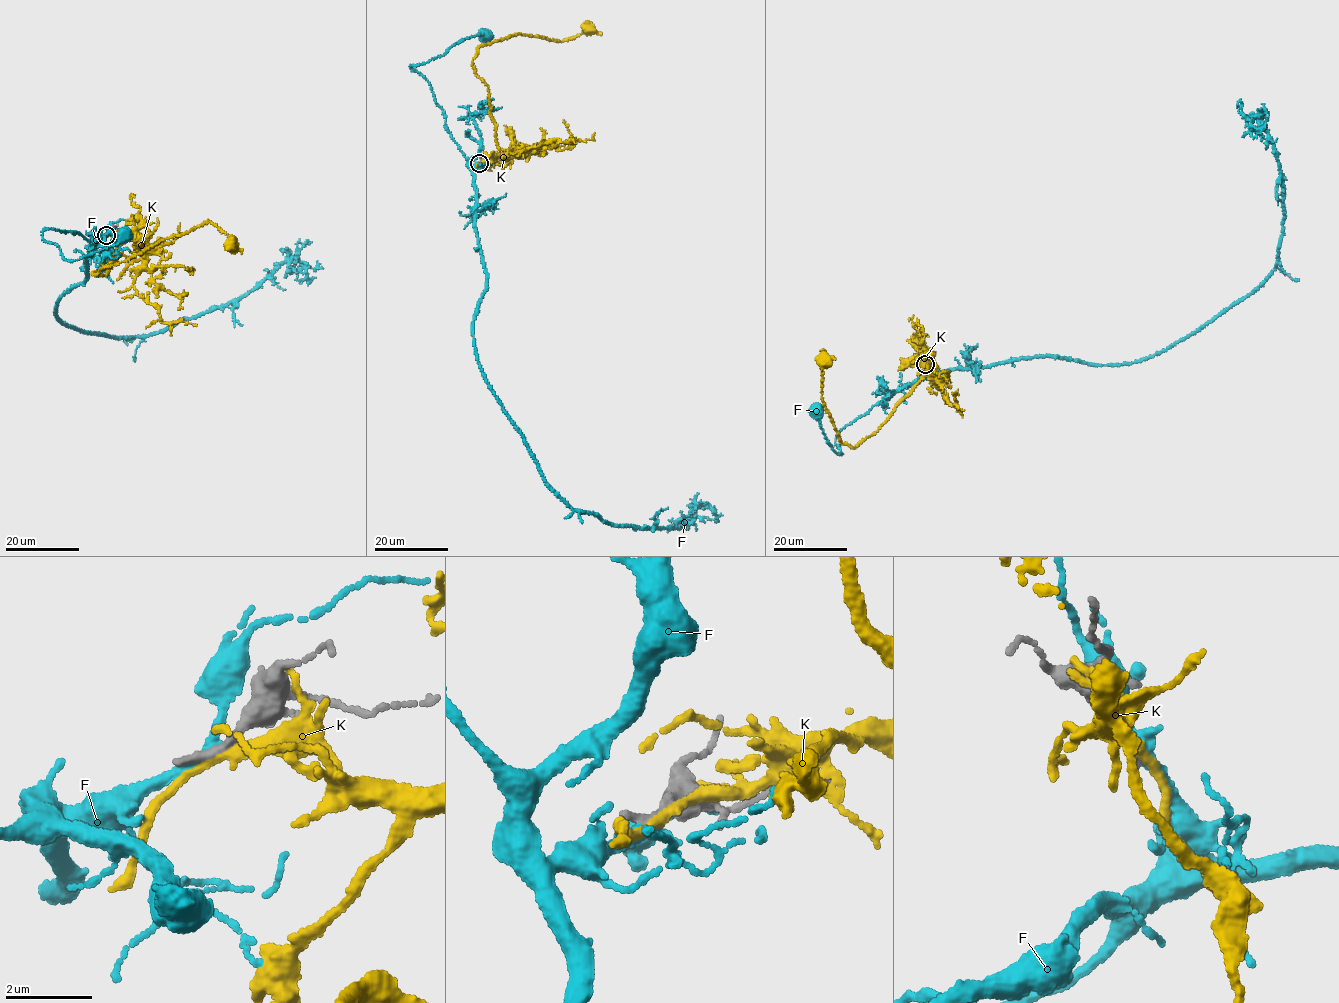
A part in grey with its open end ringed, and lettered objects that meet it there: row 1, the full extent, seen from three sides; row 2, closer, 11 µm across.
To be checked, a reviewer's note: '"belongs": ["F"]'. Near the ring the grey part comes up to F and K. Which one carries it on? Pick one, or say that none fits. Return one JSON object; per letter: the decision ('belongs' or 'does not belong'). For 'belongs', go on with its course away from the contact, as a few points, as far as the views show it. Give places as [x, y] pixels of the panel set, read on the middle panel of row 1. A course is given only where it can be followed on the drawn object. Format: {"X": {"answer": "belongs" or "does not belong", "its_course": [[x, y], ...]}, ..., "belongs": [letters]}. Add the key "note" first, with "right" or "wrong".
{"note": "right", "F": {"answer": "belongs", "its_course": [[479, 163], [469, 166], [449, 132], [429, 85], [410, 67], [440, 56], [464, 39], [483, 35]]}, "K": {"answer": "does not belong"}, "belongs": ["F"]}

